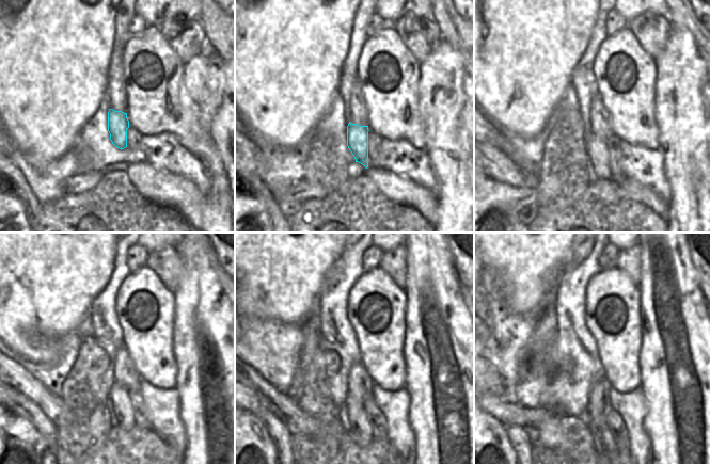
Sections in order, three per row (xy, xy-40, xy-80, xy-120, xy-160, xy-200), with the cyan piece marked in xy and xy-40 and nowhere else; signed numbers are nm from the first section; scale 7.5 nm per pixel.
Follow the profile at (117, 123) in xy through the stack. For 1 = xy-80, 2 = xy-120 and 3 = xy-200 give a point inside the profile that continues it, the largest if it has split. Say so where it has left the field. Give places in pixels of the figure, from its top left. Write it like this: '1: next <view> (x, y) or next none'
1: next xy-80 (596, 148)
2: next xy-120 (121, 414)
3: next xy-200 (604, 446)

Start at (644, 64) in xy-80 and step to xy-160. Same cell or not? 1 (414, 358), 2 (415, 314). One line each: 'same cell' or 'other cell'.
1: other cell
2: other cell

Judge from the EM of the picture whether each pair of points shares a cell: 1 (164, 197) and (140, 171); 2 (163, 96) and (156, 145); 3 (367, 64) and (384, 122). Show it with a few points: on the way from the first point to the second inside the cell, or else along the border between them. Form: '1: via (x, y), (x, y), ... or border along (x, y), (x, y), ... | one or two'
1: via (160, 191), (146, 177) | one
2: border along (142, 136), (170, 132), (182, 144) | two
3: via (364, 78), (362, 82), (384, 105), (384, 108) | one

